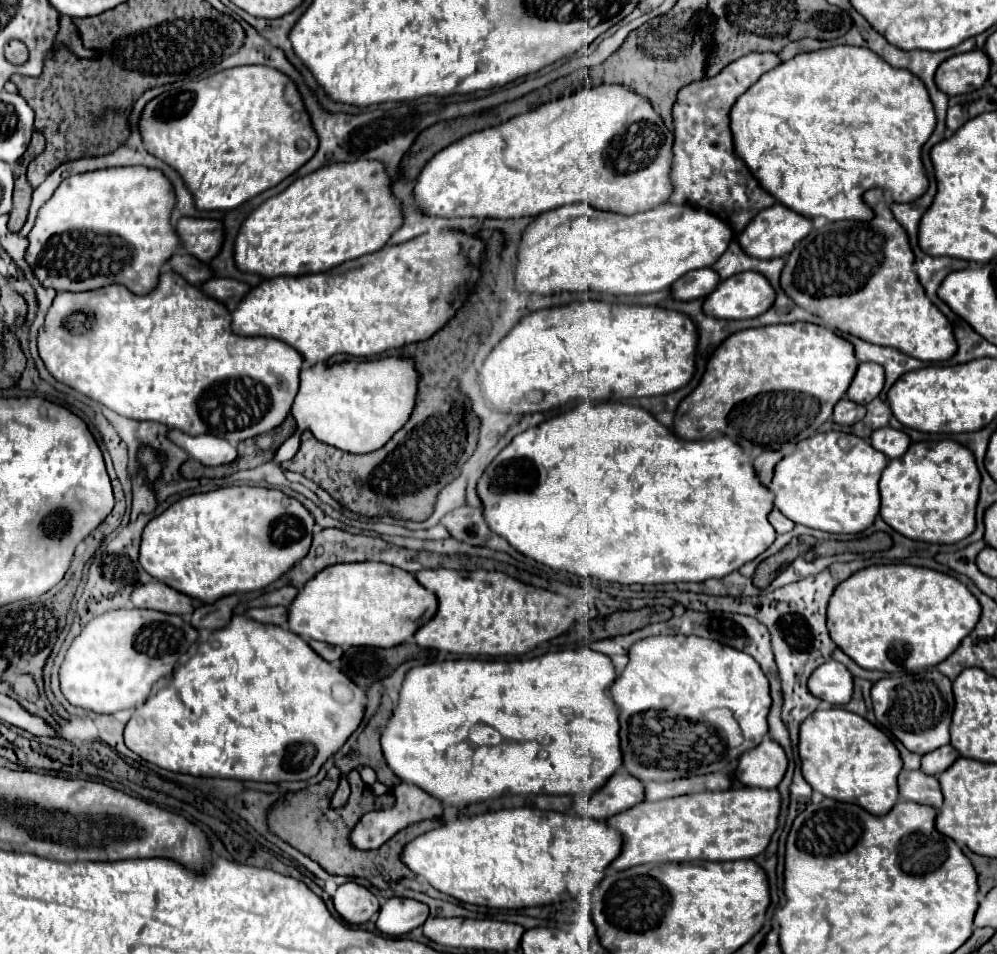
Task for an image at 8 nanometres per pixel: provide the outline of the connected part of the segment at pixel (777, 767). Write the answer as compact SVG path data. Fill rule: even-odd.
M765 737L755 749L747 751L739 759L735 777L749 787L773 789L781 783L787 771L787 755L779 743Z

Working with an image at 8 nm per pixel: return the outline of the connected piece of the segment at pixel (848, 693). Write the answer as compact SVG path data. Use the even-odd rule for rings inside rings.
M829 659L823 667L813 671L809 691L831 705L845 705L853 697L853 675L843 663Z

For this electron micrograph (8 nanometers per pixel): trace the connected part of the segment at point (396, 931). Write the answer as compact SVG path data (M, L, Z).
M391 897L385 901L385 905L381 905L377 917L377 929L385 935L399 937L421 927L427 921L427 917L429 917L429 907L425 903Z

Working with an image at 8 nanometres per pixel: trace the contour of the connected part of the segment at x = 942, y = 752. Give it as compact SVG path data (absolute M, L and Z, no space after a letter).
M945 745L945 747L939 747L927 755L923 755L921 759L921 769L927 773L927 775L941 775L945 769L949 769L955 759L959 757L959 751L955 751L951 745Z

